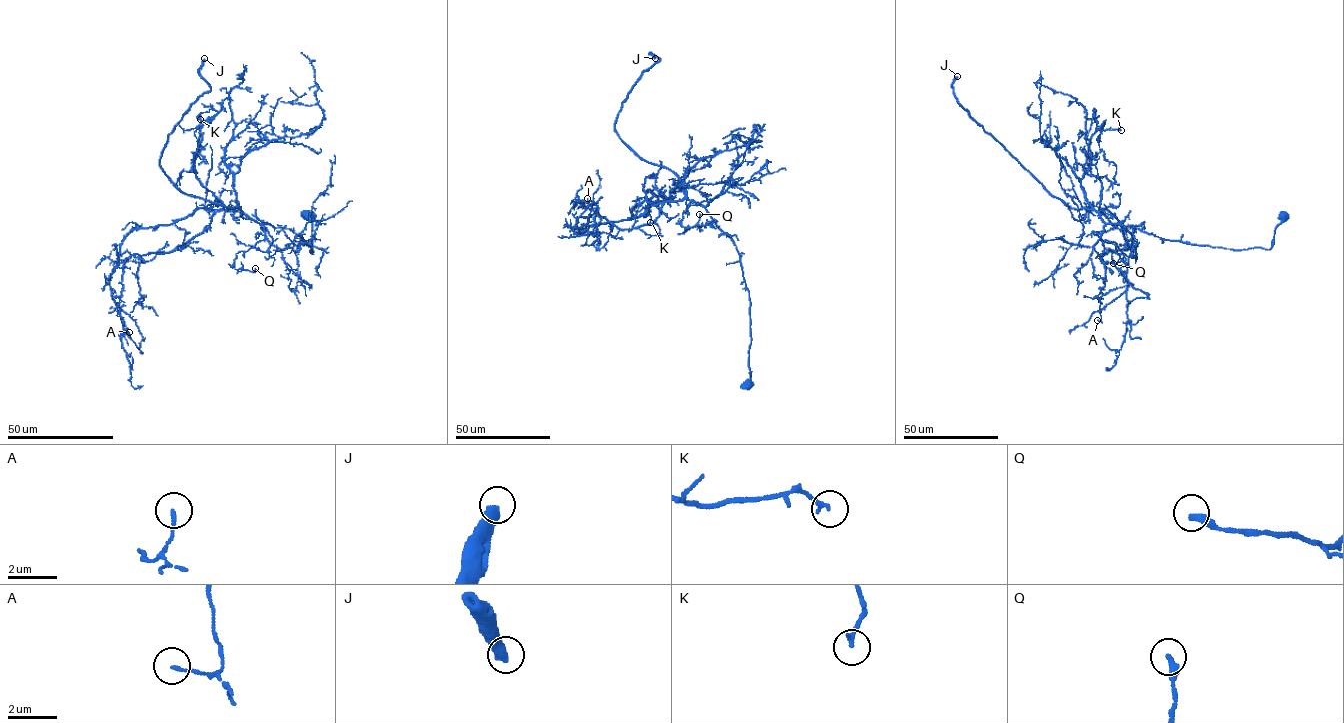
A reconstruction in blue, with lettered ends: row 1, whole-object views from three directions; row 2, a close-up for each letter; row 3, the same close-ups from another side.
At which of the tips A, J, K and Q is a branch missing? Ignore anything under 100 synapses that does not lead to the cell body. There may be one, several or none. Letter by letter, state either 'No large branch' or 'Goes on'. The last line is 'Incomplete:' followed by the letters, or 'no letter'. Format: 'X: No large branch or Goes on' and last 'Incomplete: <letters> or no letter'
A: No large branch
J: Goes on
K: No large branch
Q: No large branch
Incomplete: J

